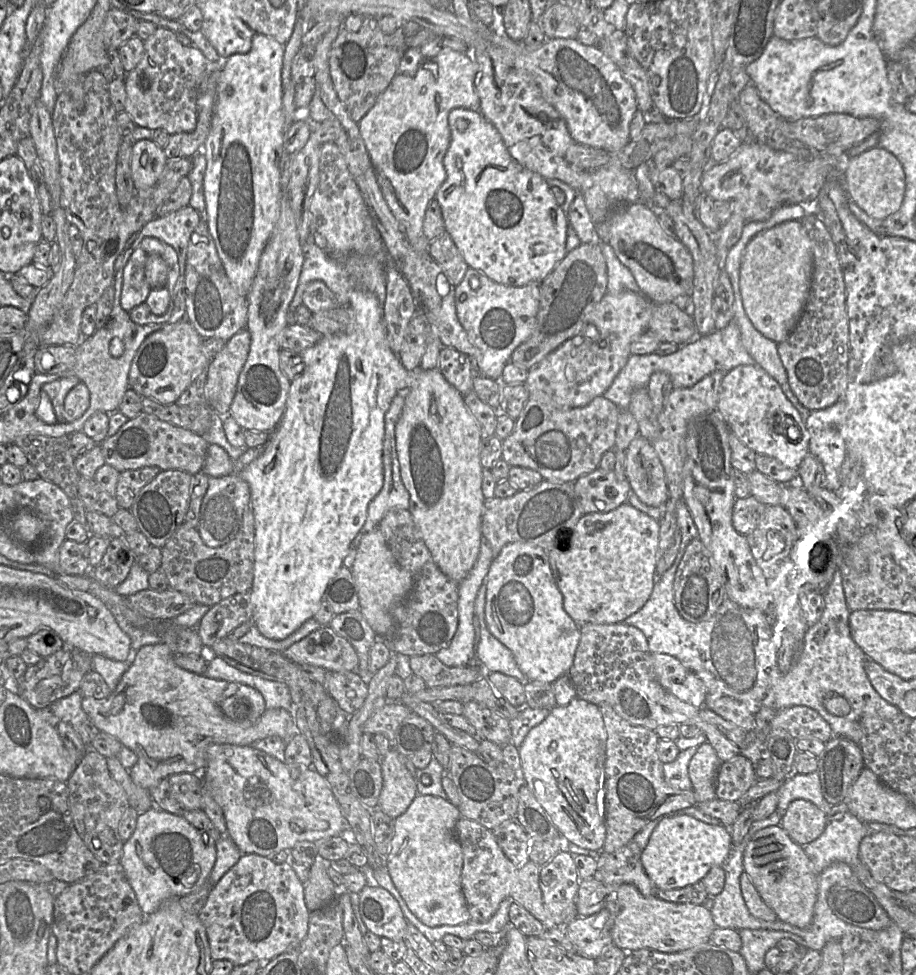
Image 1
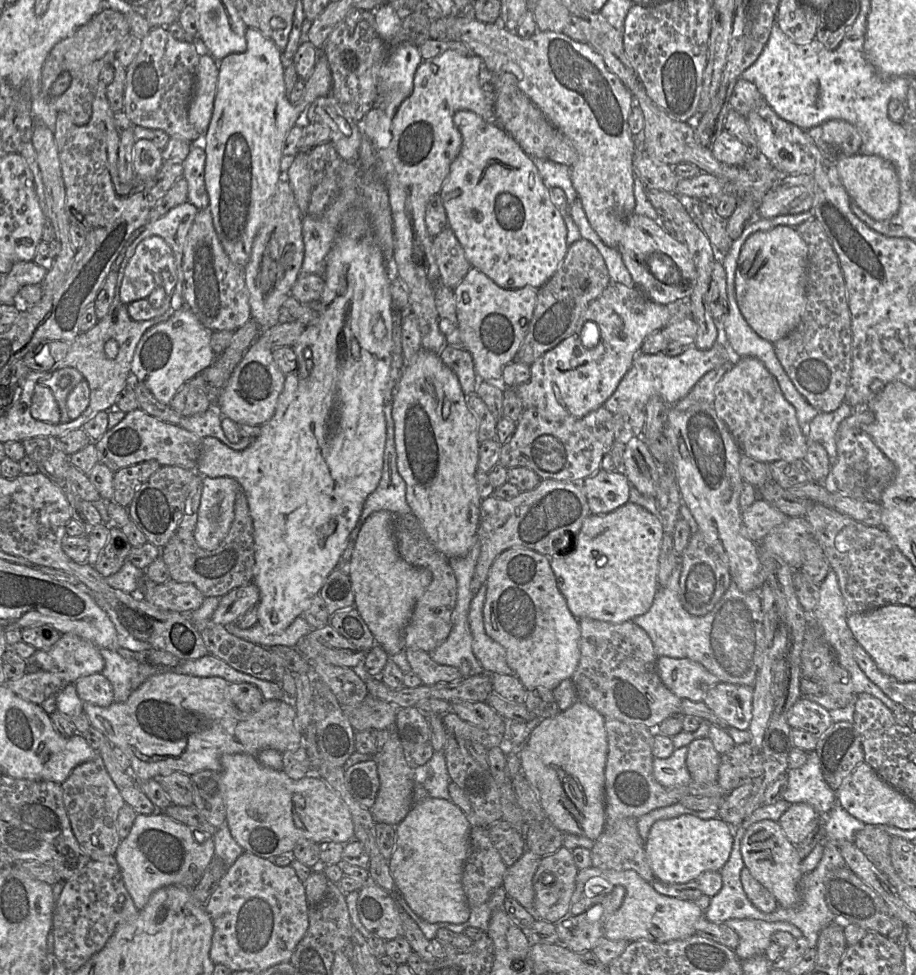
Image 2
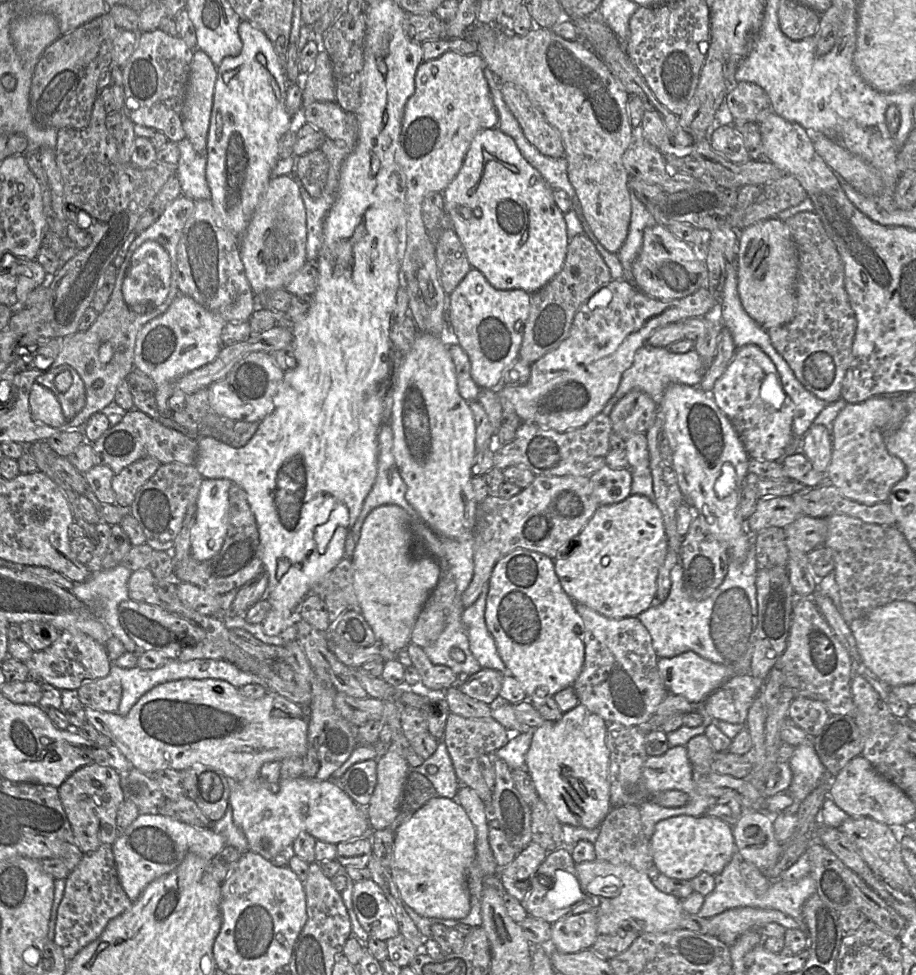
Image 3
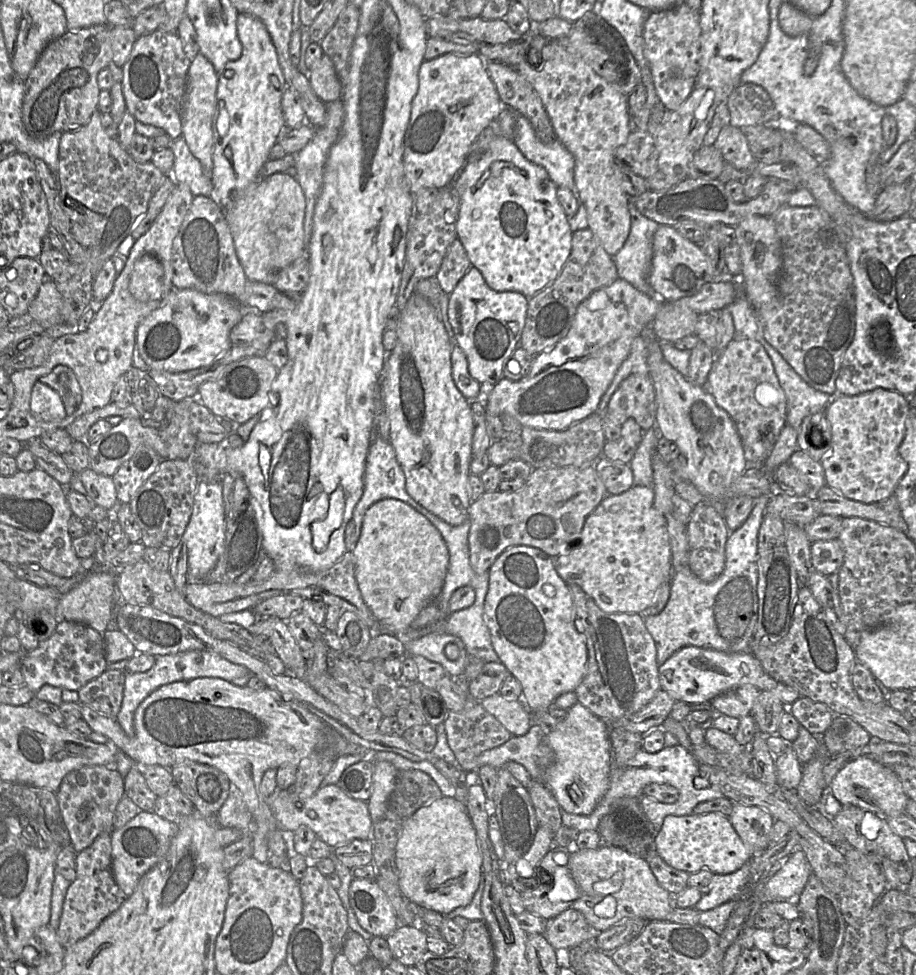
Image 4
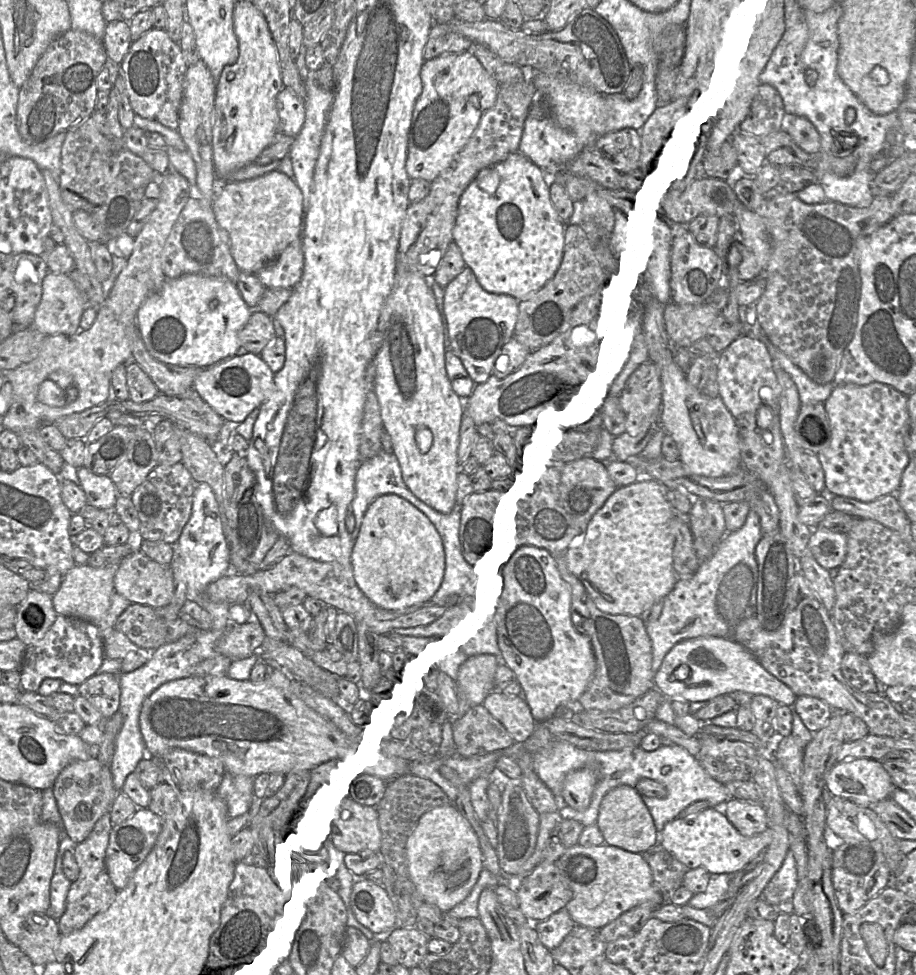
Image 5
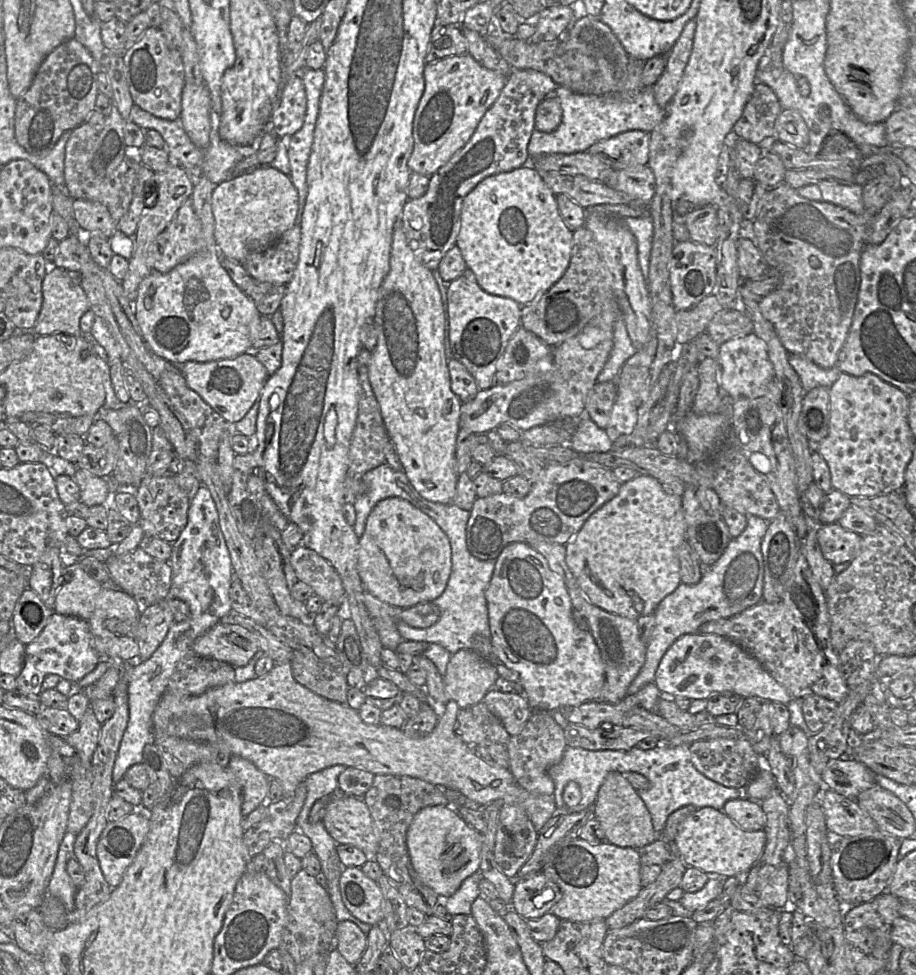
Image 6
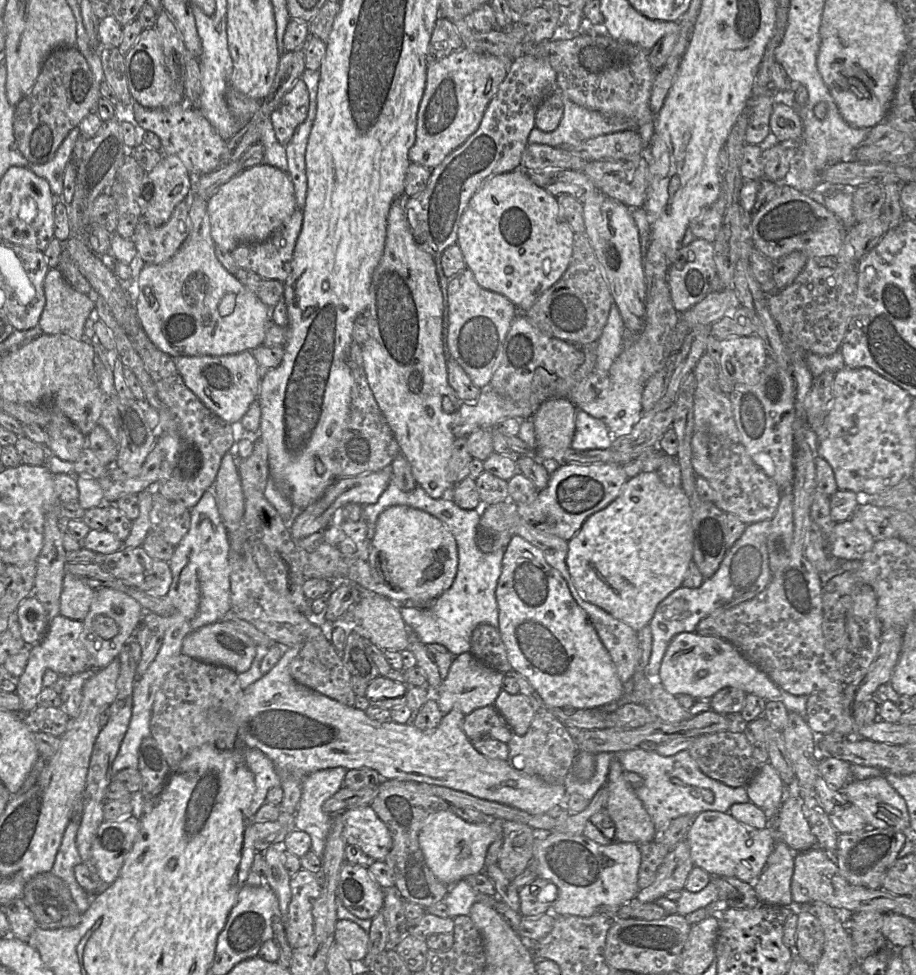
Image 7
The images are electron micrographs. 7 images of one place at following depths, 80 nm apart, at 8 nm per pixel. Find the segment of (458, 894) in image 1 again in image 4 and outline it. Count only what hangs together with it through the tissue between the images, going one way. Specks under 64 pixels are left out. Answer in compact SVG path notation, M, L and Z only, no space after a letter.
M443 796L419 808L402 827L395 864L398 887L407 900L442 915L468 905L479 886L481 855L466 806Z

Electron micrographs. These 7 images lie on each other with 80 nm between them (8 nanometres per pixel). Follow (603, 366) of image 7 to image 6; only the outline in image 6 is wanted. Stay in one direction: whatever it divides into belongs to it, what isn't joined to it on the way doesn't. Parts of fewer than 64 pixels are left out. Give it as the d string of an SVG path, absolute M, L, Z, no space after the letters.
M618 318L613 325L613 348L604 368L597 377L597 381L601 383L615 381L623 365L636 351L624 320Z

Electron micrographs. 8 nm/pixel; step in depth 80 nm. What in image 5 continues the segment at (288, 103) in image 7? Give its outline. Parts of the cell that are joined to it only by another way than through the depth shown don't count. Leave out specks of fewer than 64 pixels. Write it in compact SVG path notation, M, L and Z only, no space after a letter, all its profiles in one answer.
M284 87L277 96L276 106L279 116L278 132L295 137L305 122L305 100Z

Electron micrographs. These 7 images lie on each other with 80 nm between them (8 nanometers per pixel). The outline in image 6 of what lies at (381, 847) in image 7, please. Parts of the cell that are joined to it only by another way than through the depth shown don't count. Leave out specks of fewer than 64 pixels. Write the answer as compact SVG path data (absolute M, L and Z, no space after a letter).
M337 794L326 806L322 822L337 844L352 845L375 858L379 832L363 798Z

